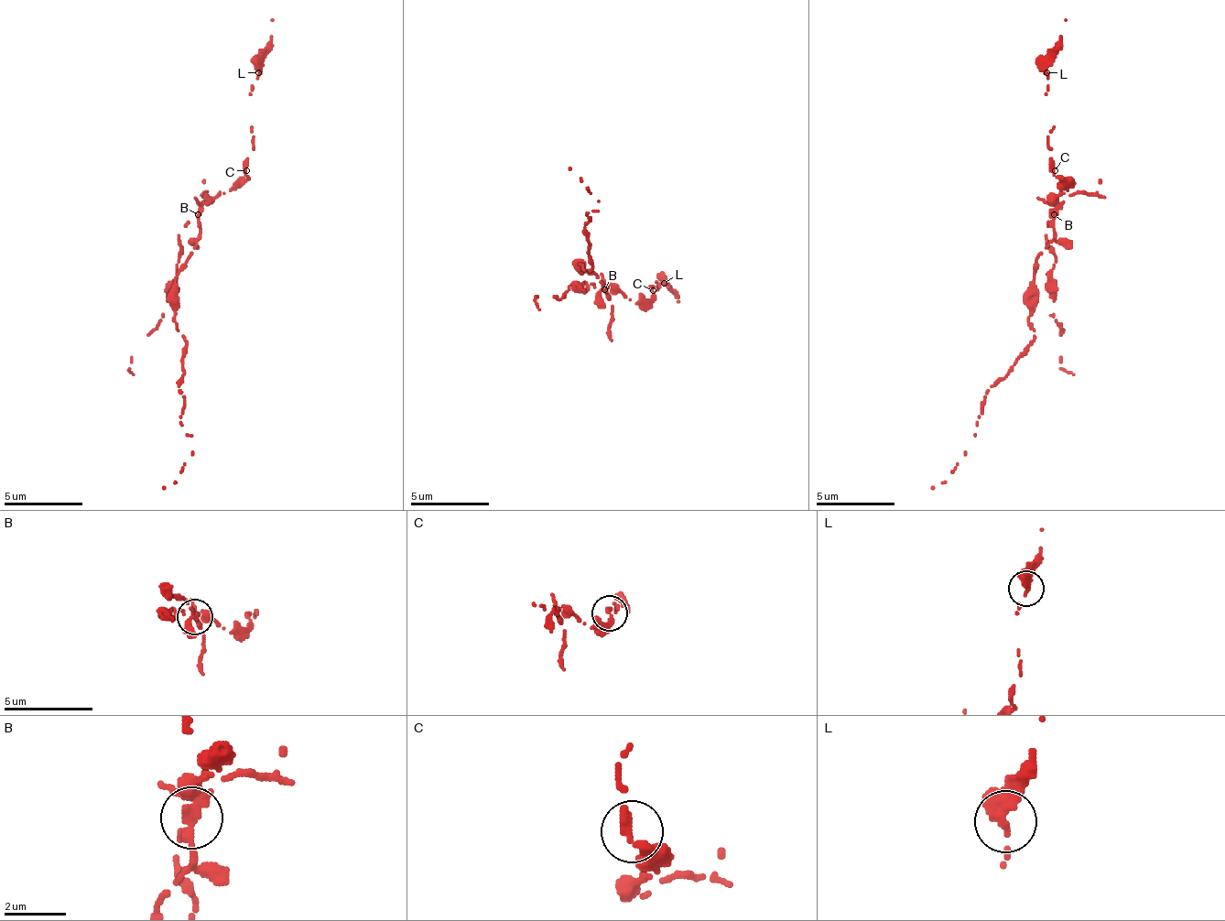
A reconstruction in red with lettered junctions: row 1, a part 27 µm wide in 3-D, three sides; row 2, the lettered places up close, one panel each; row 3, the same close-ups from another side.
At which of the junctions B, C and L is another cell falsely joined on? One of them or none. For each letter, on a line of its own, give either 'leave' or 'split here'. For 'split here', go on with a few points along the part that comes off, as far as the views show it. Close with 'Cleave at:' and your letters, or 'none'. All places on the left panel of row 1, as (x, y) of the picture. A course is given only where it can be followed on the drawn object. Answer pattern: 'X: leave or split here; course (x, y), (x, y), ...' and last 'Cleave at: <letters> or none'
B: split here; course (199, 213), (199, 237), (176, 276), (176, 324), (183, 340), (179, 391), (191, 454), (164, 490)
C: leave
L: leave
Cleave at: B

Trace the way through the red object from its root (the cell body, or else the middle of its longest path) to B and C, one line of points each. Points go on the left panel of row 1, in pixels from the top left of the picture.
B: (188, 261), (199, 237), (199, 213)
C: (188, 261), (199, 237), (199, 213), (211, 201), (234, 190), (246, 178), (246, 170)

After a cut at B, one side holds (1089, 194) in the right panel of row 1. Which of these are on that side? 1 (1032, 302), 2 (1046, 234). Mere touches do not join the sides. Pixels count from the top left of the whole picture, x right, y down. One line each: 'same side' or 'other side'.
1: same side
2: other side

